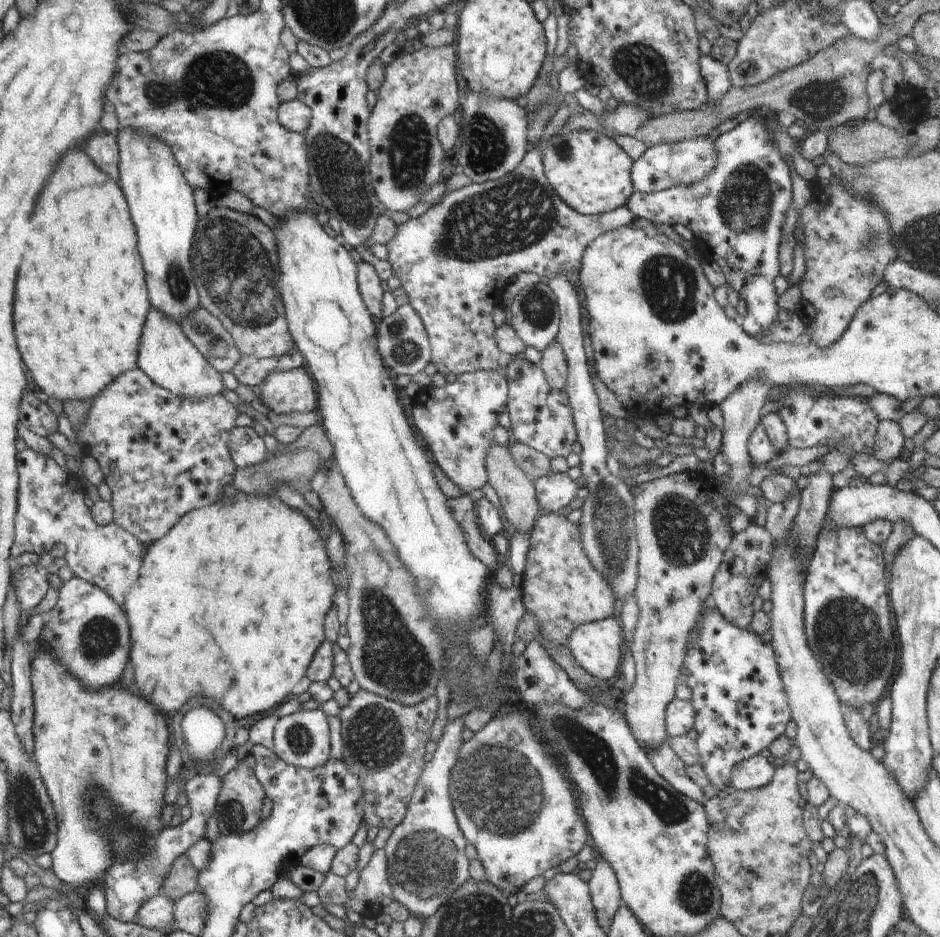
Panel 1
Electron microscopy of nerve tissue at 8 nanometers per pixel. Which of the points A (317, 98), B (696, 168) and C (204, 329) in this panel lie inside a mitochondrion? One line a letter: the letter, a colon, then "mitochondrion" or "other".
A: other
B: mitochondrion
C: mitochondrion

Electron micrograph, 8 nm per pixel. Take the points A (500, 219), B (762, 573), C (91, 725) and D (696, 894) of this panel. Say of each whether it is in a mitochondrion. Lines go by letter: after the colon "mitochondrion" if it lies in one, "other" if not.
A: mitochondrion
B: other
C: other
D: mitochondrion

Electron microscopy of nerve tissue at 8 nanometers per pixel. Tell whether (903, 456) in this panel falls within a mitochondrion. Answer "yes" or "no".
no

